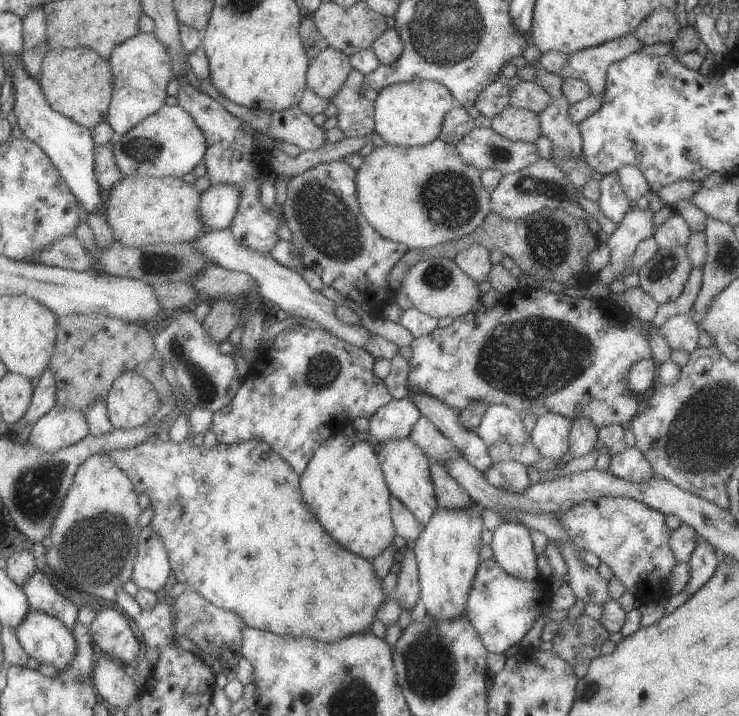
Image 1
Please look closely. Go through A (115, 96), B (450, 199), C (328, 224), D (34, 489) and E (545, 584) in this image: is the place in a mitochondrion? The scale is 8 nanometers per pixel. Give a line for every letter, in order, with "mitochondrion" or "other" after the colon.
A: other
B: mitochondrion
C: mitochondrion
D: mitochondrion
E: other

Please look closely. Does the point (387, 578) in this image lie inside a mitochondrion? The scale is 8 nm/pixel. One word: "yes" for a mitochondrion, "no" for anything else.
no

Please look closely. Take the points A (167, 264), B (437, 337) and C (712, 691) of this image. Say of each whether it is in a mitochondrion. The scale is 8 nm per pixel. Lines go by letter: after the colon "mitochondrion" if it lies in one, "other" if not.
A: mitochondrion
B: other
C: other

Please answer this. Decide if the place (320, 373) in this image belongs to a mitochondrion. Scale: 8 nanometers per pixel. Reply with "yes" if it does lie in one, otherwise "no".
yes

